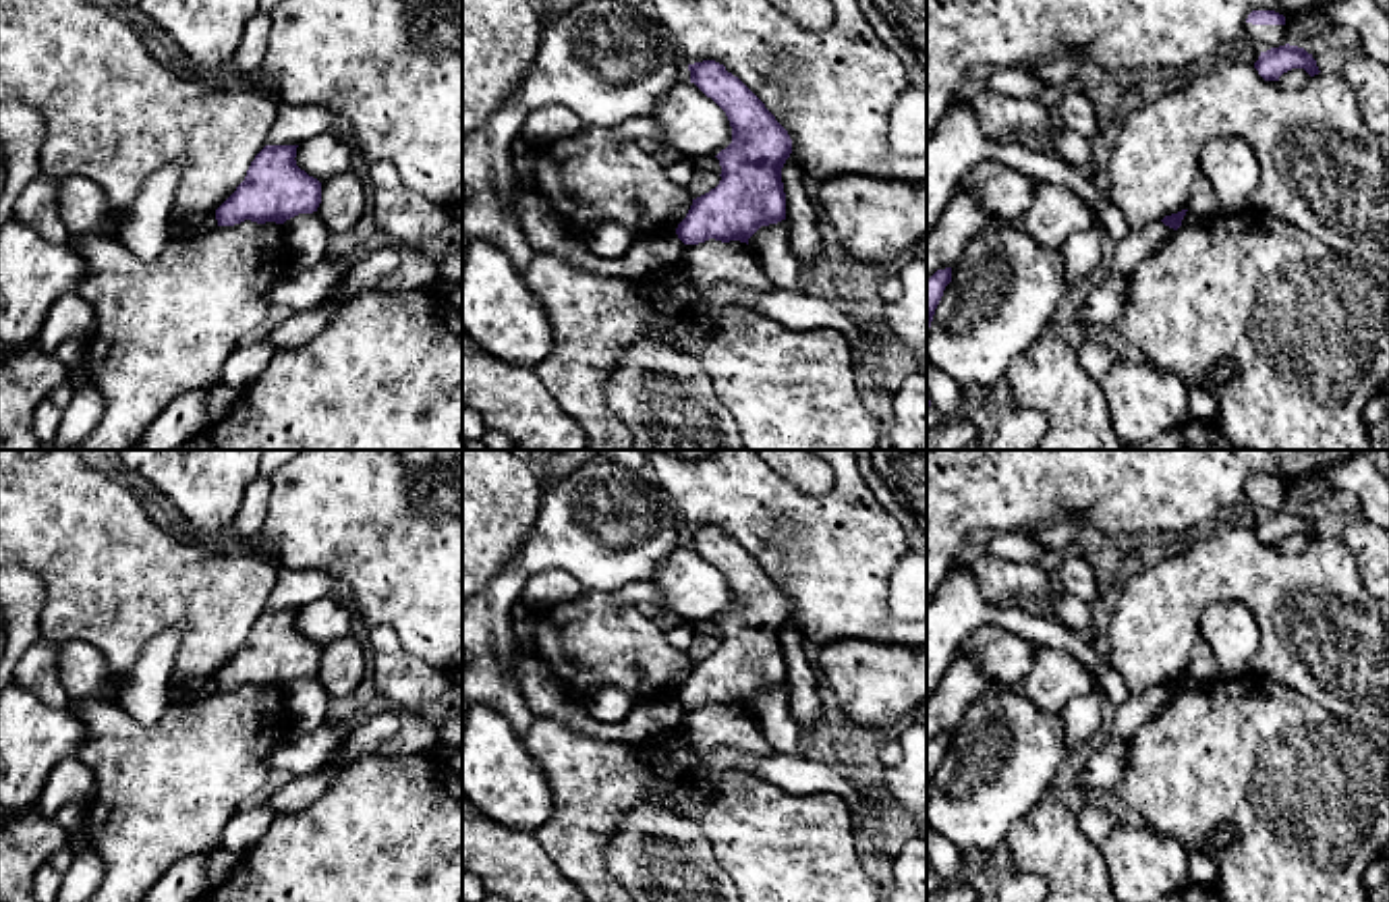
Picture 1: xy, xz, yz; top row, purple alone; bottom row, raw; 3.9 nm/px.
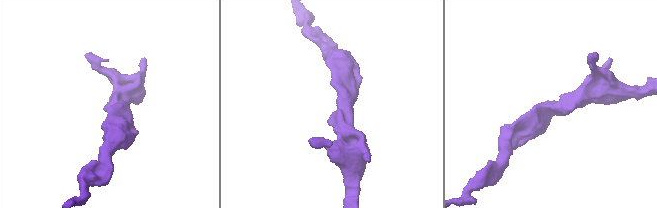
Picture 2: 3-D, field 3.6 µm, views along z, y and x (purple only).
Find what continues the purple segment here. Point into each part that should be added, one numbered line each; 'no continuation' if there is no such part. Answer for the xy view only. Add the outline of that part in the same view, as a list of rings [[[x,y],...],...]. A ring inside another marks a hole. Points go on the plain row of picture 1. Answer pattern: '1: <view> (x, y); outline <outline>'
no continuation

